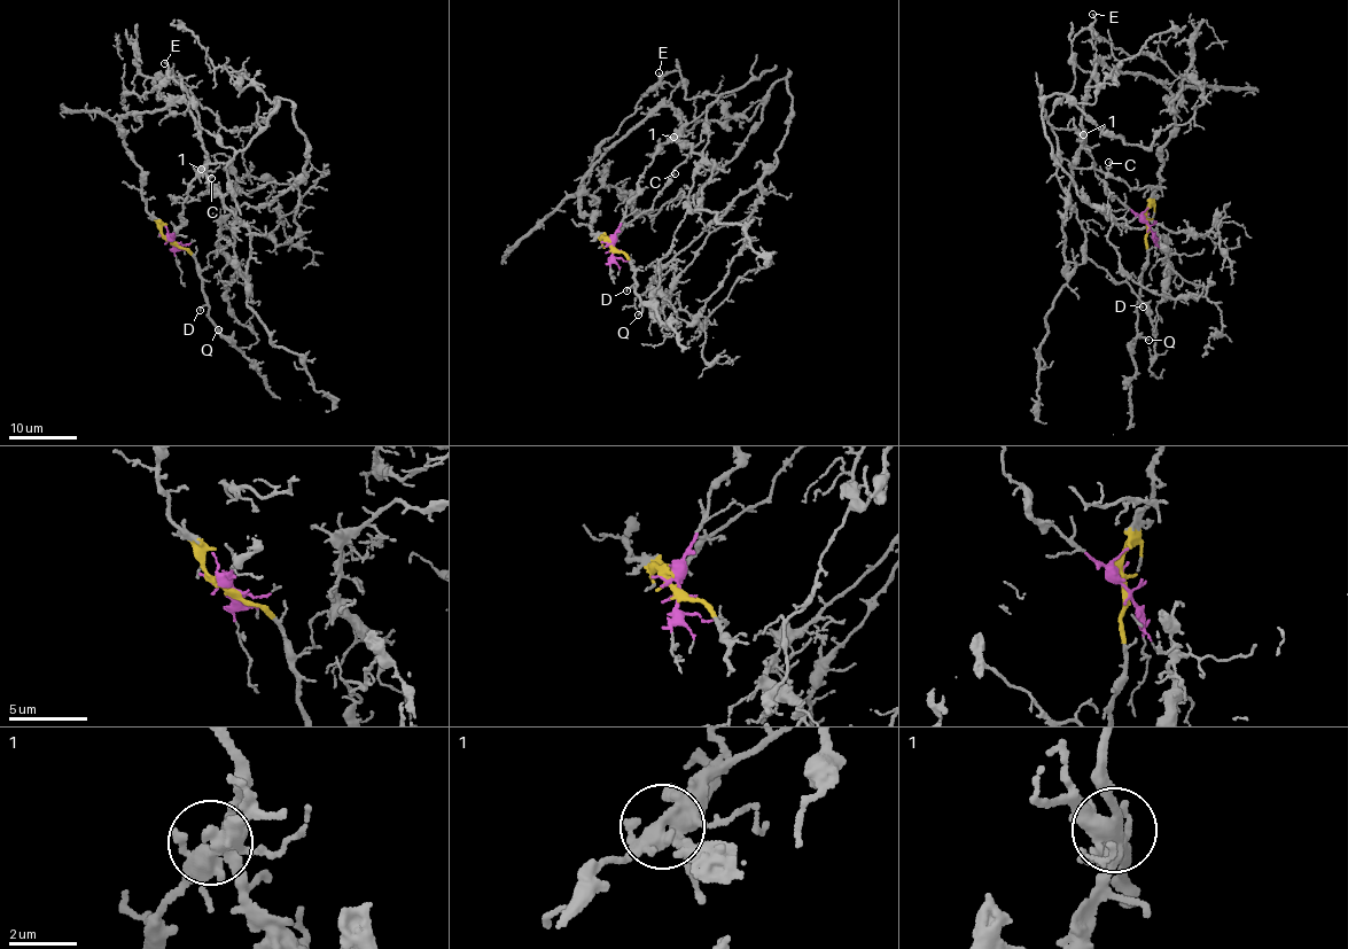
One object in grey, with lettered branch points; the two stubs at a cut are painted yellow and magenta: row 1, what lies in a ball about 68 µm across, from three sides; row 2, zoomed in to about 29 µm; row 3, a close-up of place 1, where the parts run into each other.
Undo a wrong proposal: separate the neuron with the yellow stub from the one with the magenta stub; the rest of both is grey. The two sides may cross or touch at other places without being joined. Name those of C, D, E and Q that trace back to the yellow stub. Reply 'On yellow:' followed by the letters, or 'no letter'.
On yellow: D, Q

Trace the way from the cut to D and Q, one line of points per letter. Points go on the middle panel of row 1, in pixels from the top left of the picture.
D: (612, 246), (626, 258), (633, 271), (631, 278), (636, 285), (625, 290)
Q: (612, 246), (626, 258), (633, 271), (634, 293), (641, 309), (637, 314)

